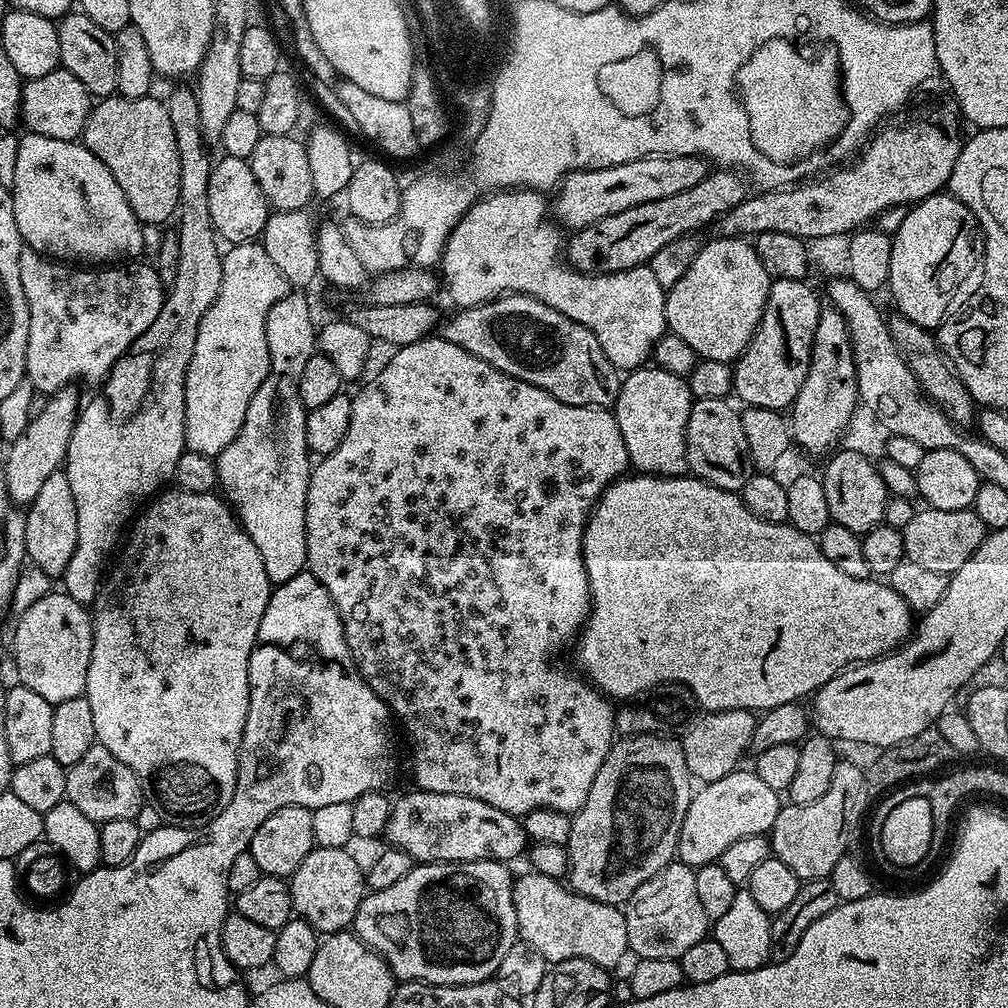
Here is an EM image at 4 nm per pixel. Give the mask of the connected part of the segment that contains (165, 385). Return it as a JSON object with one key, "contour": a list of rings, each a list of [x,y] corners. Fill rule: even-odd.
{"contour":[[[191,87],[176,88],[169,96],[166,96],[166,103],[170,114],[170,126],[174,126],[174,142],[178,142],[178,162],[180,163],[180,206],[178,219],[175,221],[177,224],[174,224],[174,231],[178,238],[178,278],[174,278],[170,291],[164,297],[162,310],[158,318],[154,318],[150,330],[146,330],[146,334],[139,336],[129,346],[127,354],[112,367],[112,371],[103,381],[99,389],[101,392],[89,404],[87,401],[81,407],[74,430],[70,434],[66,471],[70,490],[74,490],[74,506],[78,510],[78,546],[74,550],[74,558],[70,558],[70,566],[66,566],[64,571],[62,590],[67,596],[74,598],[74,602],[85,606],[95,601],[102,577],[106,572],[106,565],[114,549],[121,543],[122,533],[129,527],[134,513],[145,501],[155,497],[158,490],[167,485],[164,484],[167,480],[169,483],[176,475],[178,458],[182,458],[186,450],[184,442],[186,390],[184,387],[186,386],[187,367],[190,366],[191,355],[194,352],[199,323],[202,322],[206,310],[217,298],[219,286],[222,283],[222,248],[219,248],[221,245],[218,243],[218,237],[210,218],[210,198],[208,197],[208,183],[214,160],[213,157],[208,157],[209,145],[202,134],[202,118],[198,118],[196,93]]]}

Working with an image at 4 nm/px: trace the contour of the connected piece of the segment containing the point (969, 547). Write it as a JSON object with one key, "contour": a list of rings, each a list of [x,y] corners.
{"contour":[[[921,507],[903,528],[904,558],[922,566],[925,570],[938,570],[938,574],[958,571],[976,553],[984,540],[986,529],[982,518],[967,508],[962,510],[938,510]]]}

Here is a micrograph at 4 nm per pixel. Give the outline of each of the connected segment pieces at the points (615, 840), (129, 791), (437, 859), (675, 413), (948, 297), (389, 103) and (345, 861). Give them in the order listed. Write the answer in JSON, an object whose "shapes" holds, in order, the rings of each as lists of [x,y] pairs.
{"shapes":[[[[653,734],[617,739],[606,754],[606,762],[602,762],[602,770],[598,770],[598,778],[594,778],[594,786],[590,786],[590,794],[586,794],[586,802],[572,816],[566,845],[569,860],[566,880],[572,891],[580,896],[623,905],[642,882],[654,878],[654,874],[673,863],[682,818],[686,818],[686,810],[694,795],[694,781],[688,774],[683,747],[677,741],[675,744],[664,738]]],[[[98,743],[88,751],[86,758],[82,758],[82,762],[67,769],[67,774],[66,799],[78,806],[78,810],[82,810],[82,814],[86,814],[86,818],[90,818],[95,824],[114,822],[114,818],[135,820],[140,809],[145,807],[144,788],[134,770],[130,770],[126,762],[118,762],[118,758],[110,754],[110,750]]],[[[411,790],[400,801],[396,800],[391,805],[388,826],[386,829],[386,840],[393,848],[402,848],[406,854],[412,856],[413,861],[421,864],[445,864],[446,862],[474,862],[475,860],[498,860],[501,862],[512,862],[512,859],[525,851],[526,845],[529,843],[530,837],[524,832],[523,823],[517,817],[506,814],[502,810],[498,810],[494,806],[490,806],[486,802],[478,802],[478,798],[470,798],[469,796],[459,796],[458,794],[438,794],[437,792],[422,792],[419,790]]],[[[641,366],[623,377],[620,393],[614,405],[618,430],[622,430],[622,442],[626,442],[629,465],[645,476],[682,476],[689,471],[686,450],[686,426],[690,418],[694,397],[687,379],[670,374],[664,368]]],[[[951,194],[928,196],[919,204],[911,205],[904,214],[896,232],[891,233],[890,274],[886,288],[892,291],[900,307],[897,308],[899,315],[910,318],[910,322],[918,322],[918,326],[936,330],[949,315],[948,307],[976,260],[976,215]]],[[[318,54],[318,60],[303,60],[302,64],[308,72],[313,72],[340,99],[341,106],[348,111],[348,116],[355,123],[355,127],[358,130],[366,130],[363,139],[376,143],[385,152],[385,154],[383,153],[385,157],[393,156],[393,158],[388,157],[393,161],[408,160],[415,152],[421,151],[422,147],[419,144],[414,118],[411,117],[405,101],[378,98],[378,94],[369,94],[367,90],[362,90],[362,86],[354,86],[354,82],[338,75],[334,66],[330,66],[330,62],[326,62],[326,54]]],[[[313,847],[290,877],[295,915],[310,922],[318,934],[345,931],[366,895],[366,872],[346,854],[344,848]]]]}

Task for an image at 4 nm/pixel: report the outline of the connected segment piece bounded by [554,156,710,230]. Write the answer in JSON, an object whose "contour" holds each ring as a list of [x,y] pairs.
{"contour":[[[647,156],[618,166],[577,170],[568,173],[559,185],[560,197],[556,204],[554,200],[554,212],[556,208],[559,223],[565,229],[579,230],[594,222],[602,222],[602,218],[610,218],[610,214],[622,214],[622,210],[630,210],[630,206],[642,206],[642,202],[682,194],[682,190],[698,186],[709,171],[709,161],[703,156]]]}

